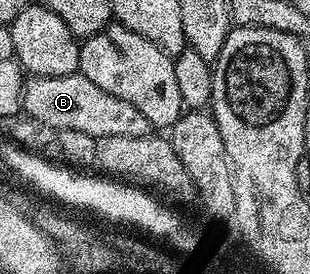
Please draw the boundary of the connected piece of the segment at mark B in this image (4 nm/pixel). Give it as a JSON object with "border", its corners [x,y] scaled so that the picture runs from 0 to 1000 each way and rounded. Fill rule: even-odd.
{"border":[[[255,263],[226,277],[161,277],[158,285],[94,281],[77,307],[71,401],[81,420],[155,453],[181,474],[277,482],[313,511],[342,496],[432,496],[471,504],[484,489],[484,456],[471,423],[406,365],[329,336],[316,307],[277,292]]]}

